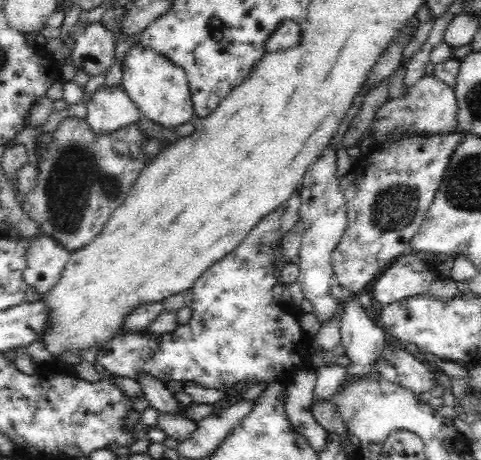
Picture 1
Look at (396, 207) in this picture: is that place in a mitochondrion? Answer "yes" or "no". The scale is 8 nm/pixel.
yes

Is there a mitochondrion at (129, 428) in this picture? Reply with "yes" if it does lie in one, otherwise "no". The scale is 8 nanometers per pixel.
no

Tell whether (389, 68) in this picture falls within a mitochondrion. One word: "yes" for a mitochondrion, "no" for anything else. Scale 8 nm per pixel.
no

